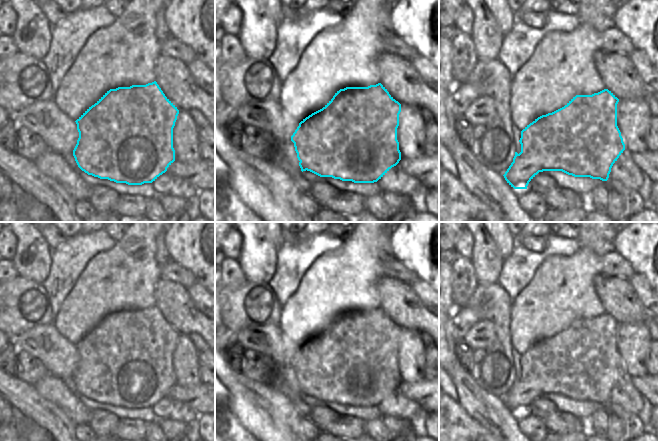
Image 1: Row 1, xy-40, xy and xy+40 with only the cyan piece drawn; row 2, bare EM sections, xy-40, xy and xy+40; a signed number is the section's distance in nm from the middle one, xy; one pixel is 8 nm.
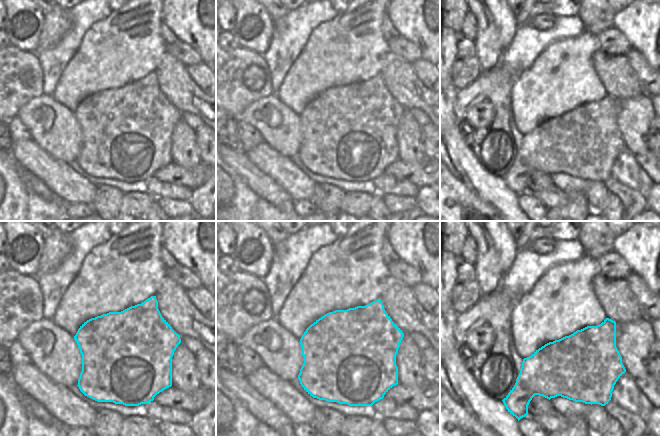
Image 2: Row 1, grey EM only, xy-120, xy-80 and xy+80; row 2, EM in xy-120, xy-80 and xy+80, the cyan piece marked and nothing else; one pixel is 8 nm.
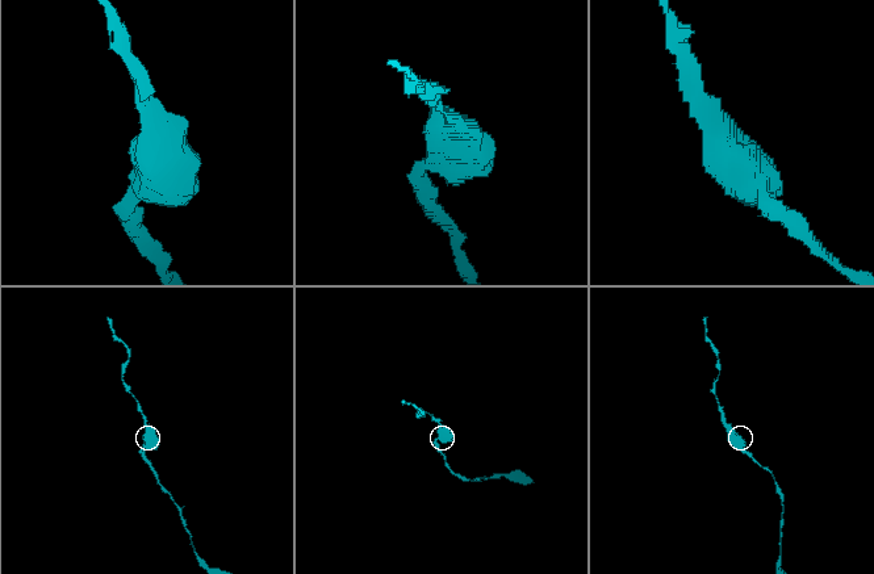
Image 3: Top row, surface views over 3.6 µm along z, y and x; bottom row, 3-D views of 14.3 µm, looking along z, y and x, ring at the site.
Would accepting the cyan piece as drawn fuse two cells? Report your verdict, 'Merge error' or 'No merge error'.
No merge error.

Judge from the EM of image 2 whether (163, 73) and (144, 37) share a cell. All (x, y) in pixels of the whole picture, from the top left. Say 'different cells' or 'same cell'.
different cells

